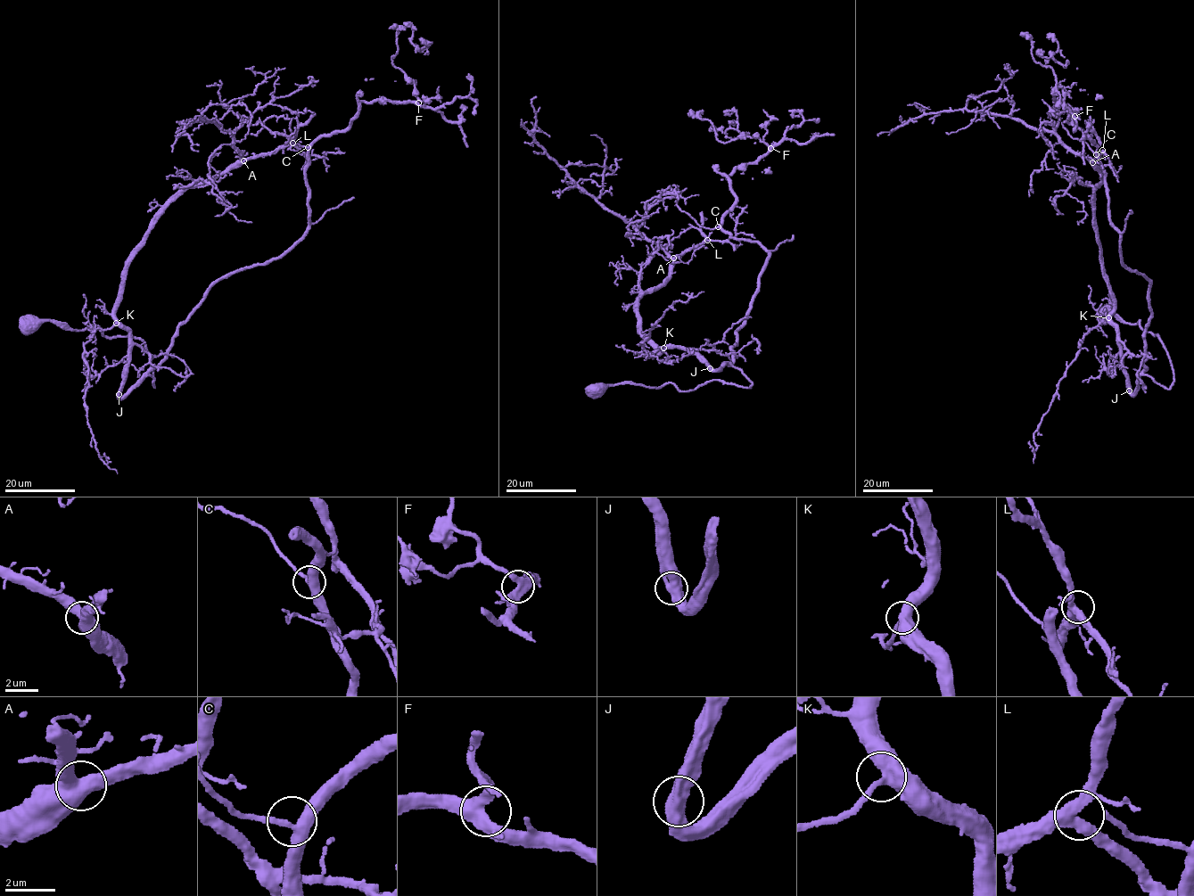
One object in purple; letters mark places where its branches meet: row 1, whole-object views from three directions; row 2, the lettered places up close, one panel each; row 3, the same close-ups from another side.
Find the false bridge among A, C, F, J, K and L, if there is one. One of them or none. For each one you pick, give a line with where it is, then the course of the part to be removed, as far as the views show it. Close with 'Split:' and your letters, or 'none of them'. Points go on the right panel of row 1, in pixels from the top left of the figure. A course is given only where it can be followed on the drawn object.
Split: none of them

